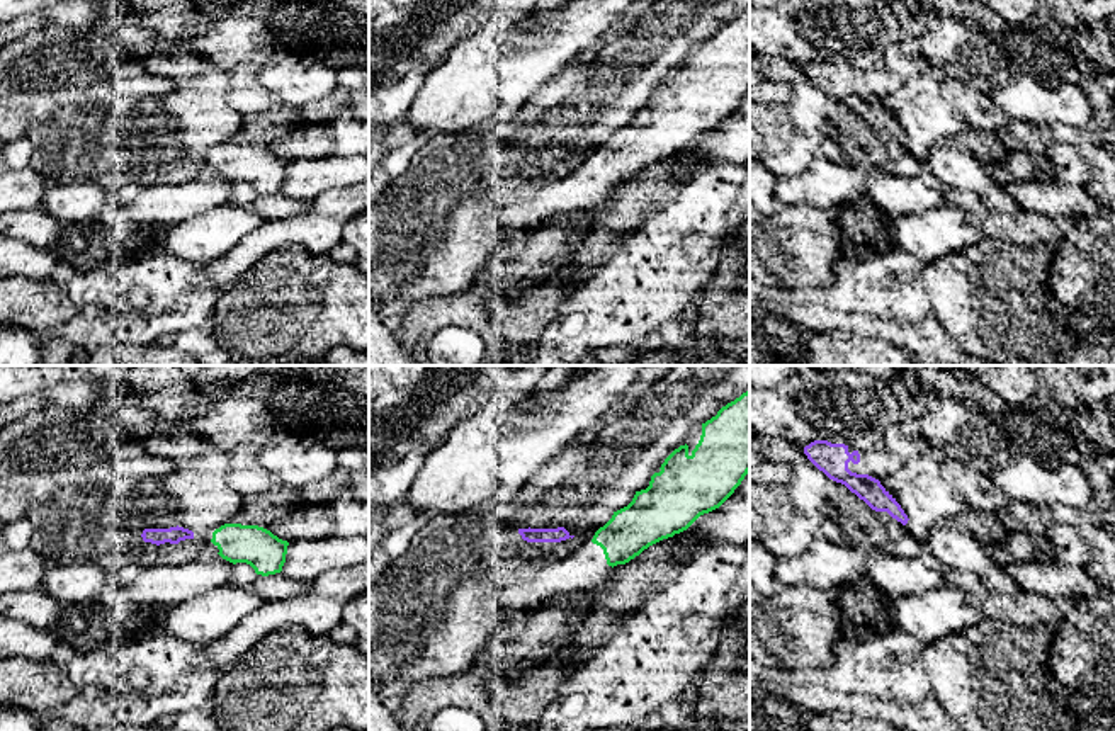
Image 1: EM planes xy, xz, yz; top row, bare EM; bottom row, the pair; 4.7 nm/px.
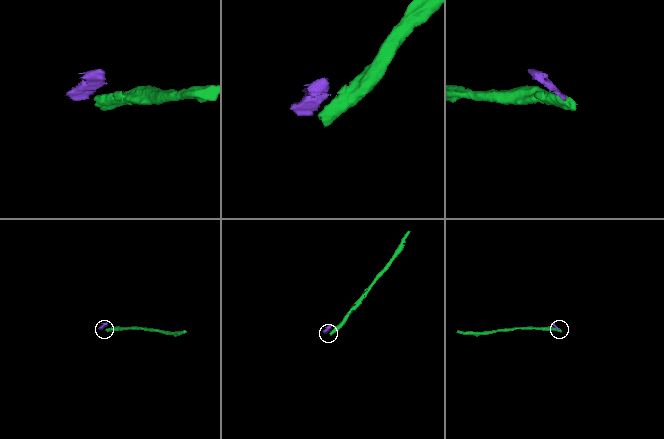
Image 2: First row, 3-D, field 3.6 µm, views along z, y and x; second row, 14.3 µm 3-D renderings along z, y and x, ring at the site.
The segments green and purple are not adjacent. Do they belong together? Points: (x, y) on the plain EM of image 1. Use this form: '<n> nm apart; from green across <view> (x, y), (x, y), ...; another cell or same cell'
90 nm apart; from green across xy (211, 158), (192, 157); another cell

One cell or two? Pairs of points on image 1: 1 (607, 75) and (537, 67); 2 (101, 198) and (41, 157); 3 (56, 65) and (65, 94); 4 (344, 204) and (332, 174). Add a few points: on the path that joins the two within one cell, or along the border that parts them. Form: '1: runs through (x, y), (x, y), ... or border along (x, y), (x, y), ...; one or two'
1: border along (571, 60), (532, 97); two
2: border along (51, 184), (97, 182), (107, 189); two
3: border along (79, 87), (24, 90); two
4: border along (333, 186), (322, 191), (311, 201); two

